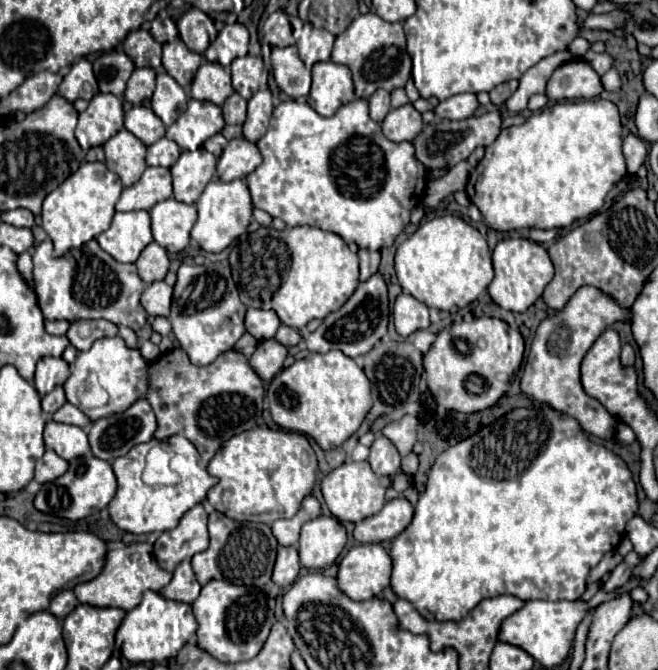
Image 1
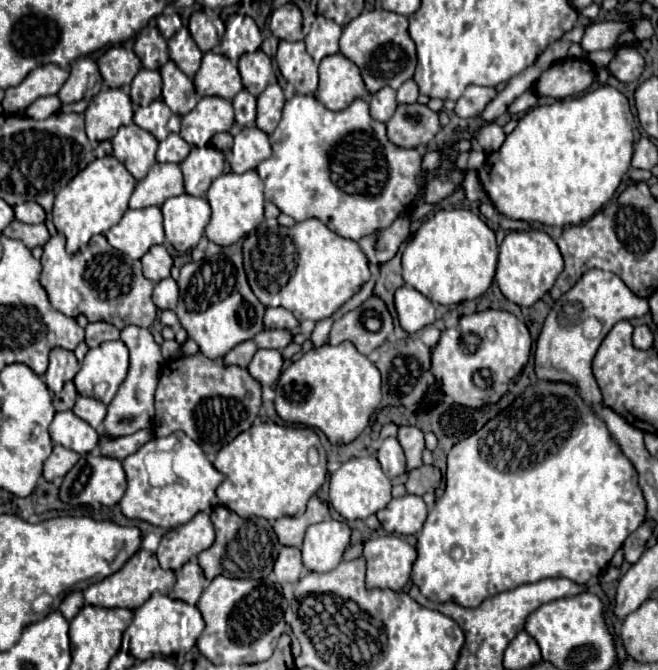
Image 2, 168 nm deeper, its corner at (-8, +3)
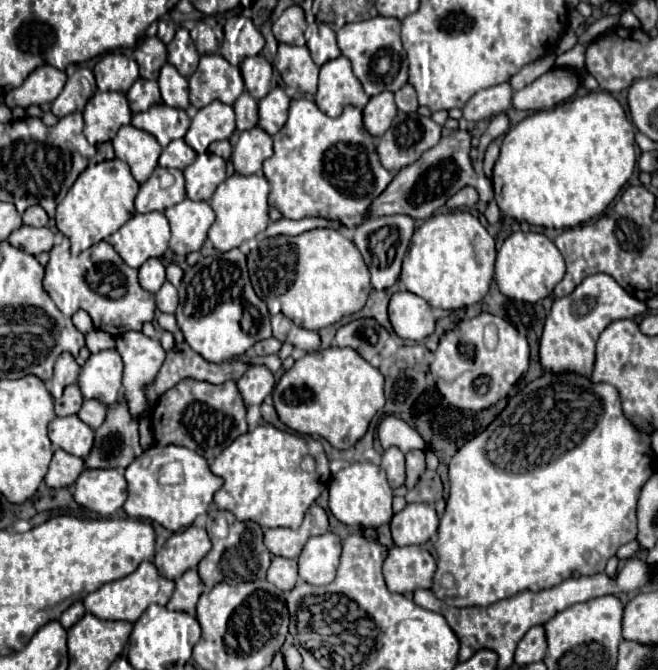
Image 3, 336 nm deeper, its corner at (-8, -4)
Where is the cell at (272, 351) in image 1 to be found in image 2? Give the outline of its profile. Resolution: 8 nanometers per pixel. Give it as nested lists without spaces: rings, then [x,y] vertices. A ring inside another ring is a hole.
[[[257,350],[247,370],[261,386],[273,386],[281,374],[281,366],[283,358],[279,350]]]

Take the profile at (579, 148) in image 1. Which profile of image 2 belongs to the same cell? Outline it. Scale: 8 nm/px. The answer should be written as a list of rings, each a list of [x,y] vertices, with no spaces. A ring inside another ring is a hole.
[[[599,86],[591,92],[585,92],[581,96],[575,96],[575,98],[567,98],[567,100],[557,100],[553,104],[545,104],[545,106],[535,106],[531,108],[525,116],[519,118],[515,130],[511,134],[507,134],[503,146],[497,150],[497,156],[495,156],[495,162],[493,166],[487,168],[487,176],[483,180],[483,186],[489,194],[489,198],[493,200],[495,208],[505,214],[507,218],[513,218],[513,220],[527,220],[527,222],[541,222],[541,224],[549,224],[549,226],[571,226],[571,224],[579,224],[579,222],[585,222],[589,220],[617,190],[617,186],[621,184],[625,172],[629,170],[631,166],[631,156],[633,156],[633,114],[631,114],[631,108],[629,108],[629,102],[627,98],[613,86]]]

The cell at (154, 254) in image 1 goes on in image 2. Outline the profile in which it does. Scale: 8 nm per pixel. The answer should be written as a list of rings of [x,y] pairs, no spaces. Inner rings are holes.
[[[153,246],[143,258],[141,258],[141,264],[143,264],[143,274],[151,280],[151,282],[159,282],[163,278],[169,276],[169,270],[173,266],[173,260],[167,252],[165,246]]]

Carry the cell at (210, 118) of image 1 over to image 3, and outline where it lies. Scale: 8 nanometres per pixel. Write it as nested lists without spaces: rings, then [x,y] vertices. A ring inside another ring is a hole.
[[[215,101],[207,107],[201,107],[197,115],[191,119],[185,143],[197,153],[205,153],[209,143],[219,139],[229,139],[233,131],[235,131],[233,107]]]

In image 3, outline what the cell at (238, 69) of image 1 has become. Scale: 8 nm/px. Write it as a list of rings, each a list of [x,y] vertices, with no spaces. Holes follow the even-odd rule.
[[[255,55],[255,57],[245,59],[239,69],[241,69],[245,87],[251,93],[251,97],[261,101],[269,93],[269,85],[271,85],[273,69],[269,61],[263,55]]]

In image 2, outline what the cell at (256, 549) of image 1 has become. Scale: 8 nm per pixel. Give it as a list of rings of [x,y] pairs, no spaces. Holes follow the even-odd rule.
[[[215,506],[211,510],[211,520],[215,526],[215,542],[211,548],[199,554],[199,566],[205,572],[207,580],[215,576],[231,576],[231,578],[267,578],[273,570],[281,544],[271,526],[267,526],[261,518],[241,518],[225,506]]]

